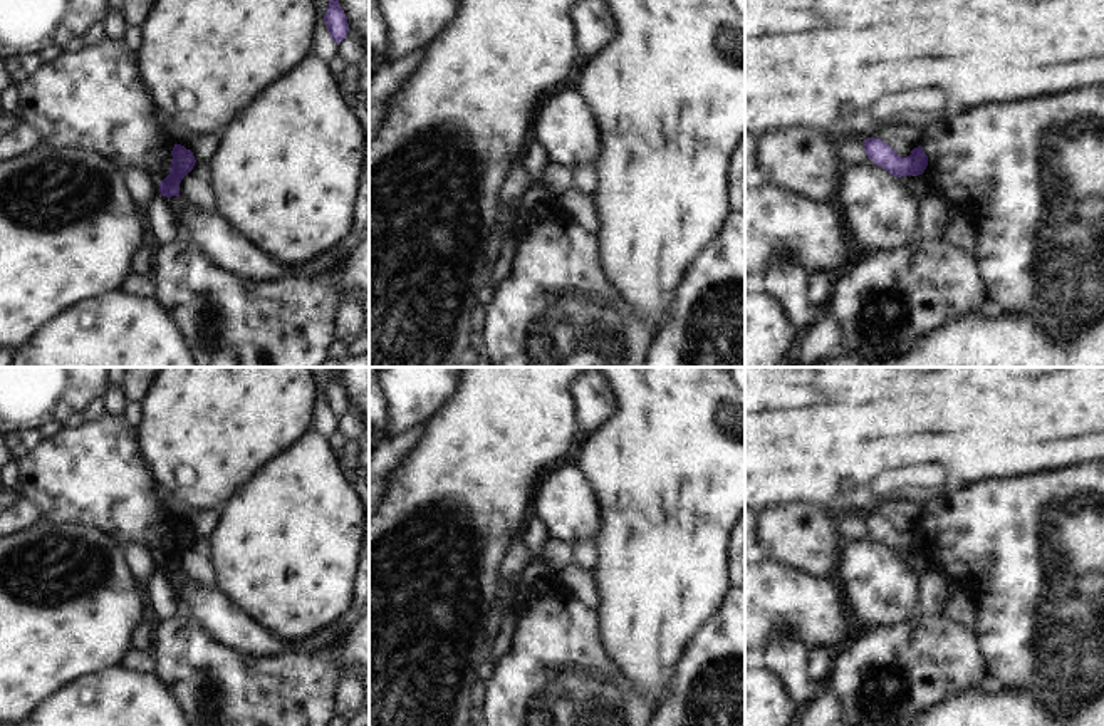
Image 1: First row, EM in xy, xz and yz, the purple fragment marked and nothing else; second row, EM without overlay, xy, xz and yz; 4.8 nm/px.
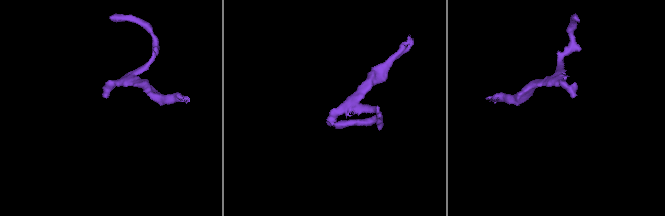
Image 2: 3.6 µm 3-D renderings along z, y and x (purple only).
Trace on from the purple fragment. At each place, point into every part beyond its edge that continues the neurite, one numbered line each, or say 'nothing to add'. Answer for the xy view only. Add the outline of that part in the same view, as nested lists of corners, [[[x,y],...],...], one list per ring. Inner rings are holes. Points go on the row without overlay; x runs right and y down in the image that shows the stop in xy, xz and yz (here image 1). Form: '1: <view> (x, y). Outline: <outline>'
nothing to add

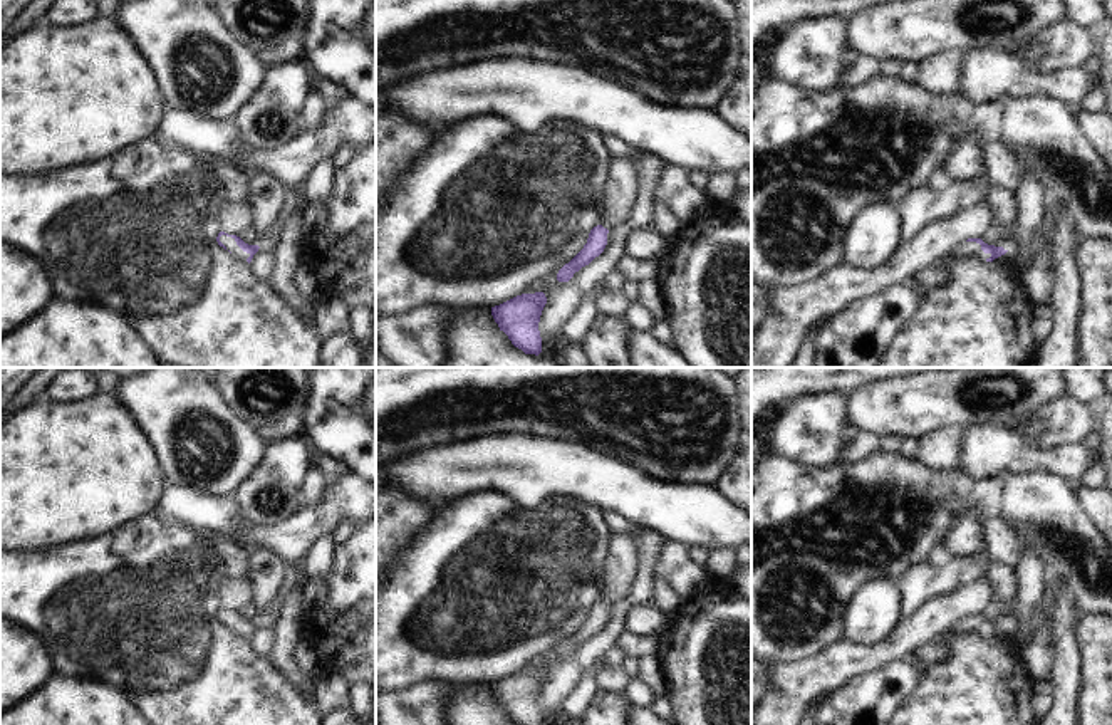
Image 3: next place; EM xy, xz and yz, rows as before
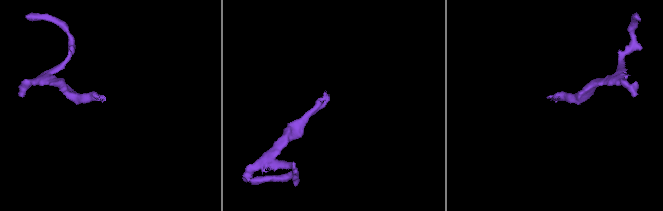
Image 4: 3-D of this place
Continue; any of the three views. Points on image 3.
1: xy (228, 618). Outline: [[[221,611],[221,613],[220,613],[220,618],[221,618],[221,619],[226,623],[226,626],[230,626],[235,633],[238,633],[238,634],[248,634],[248,633],[250,633],[250,629],[243,628],[243,626],[236,621],[235,614],[226,613],[226,611]]]

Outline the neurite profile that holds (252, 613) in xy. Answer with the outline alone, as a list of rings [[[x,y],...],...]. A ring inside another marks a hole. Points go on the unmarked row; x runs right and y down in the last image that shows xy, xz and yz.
[[[250,604],[248,608],[238,611],[248,621],[270,621],[273,619],[273,611],[268,606]]]

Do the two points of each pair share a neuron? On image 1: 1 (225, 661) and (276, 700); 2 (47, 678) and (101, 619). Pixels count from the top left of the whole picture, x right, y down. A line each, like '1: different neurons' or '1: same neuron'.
1: same neuron
2: same neuron

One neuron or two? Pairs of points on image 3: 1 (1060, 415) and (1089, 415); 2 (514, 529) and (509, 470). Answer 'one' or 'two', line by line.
1: one
2: two

